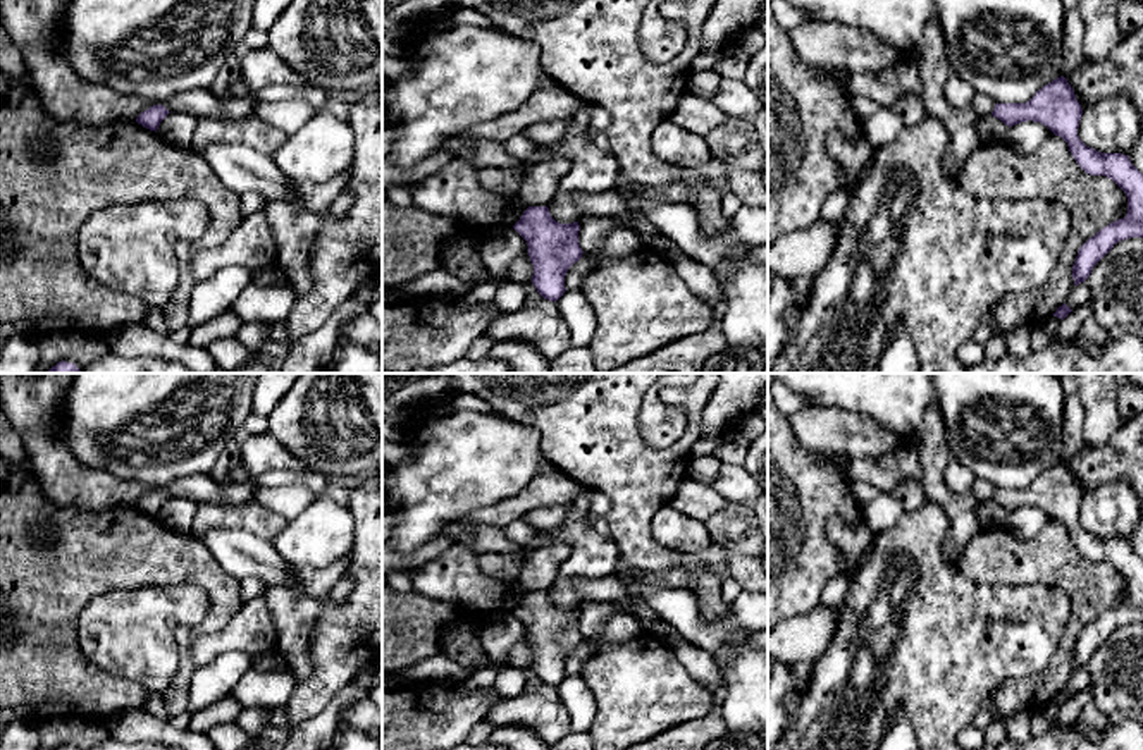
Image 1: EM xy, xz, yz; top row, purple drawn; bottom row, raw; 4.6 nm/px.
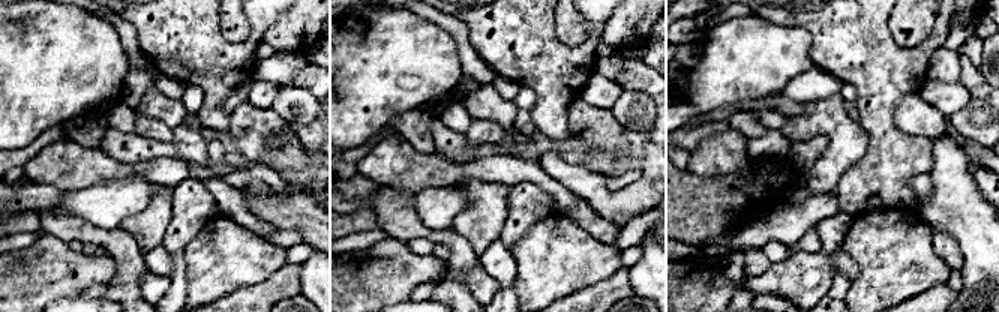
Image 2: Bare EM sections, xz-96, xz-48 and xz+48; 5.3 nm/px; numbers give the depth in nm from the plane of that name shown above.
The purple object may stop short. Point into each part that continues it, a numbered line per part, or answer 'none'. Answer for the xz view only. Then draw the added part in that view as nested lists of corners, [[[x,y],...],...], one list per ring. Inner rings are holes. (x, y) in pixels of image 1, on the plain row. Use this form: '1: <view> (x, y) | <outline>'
none

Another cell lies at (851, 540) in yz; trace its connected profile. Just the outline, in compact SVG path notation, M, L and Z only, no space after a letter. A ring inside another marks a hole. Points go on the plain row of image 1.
M862 511L862 518L856 525L830 518L826 523L826 537L842 554L842 573L856 573L861 554L874 542L876 533L871 530Z

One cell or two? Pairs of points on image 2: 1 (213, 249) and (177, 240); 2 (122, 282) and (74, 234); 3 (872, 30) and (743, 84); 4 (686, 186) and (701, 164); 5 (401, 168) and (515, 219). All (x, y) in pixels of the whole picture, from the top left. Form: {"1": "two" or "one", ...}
{"1": "two", "2": "one", "3": "two", "4": "two", "5": "two"}

